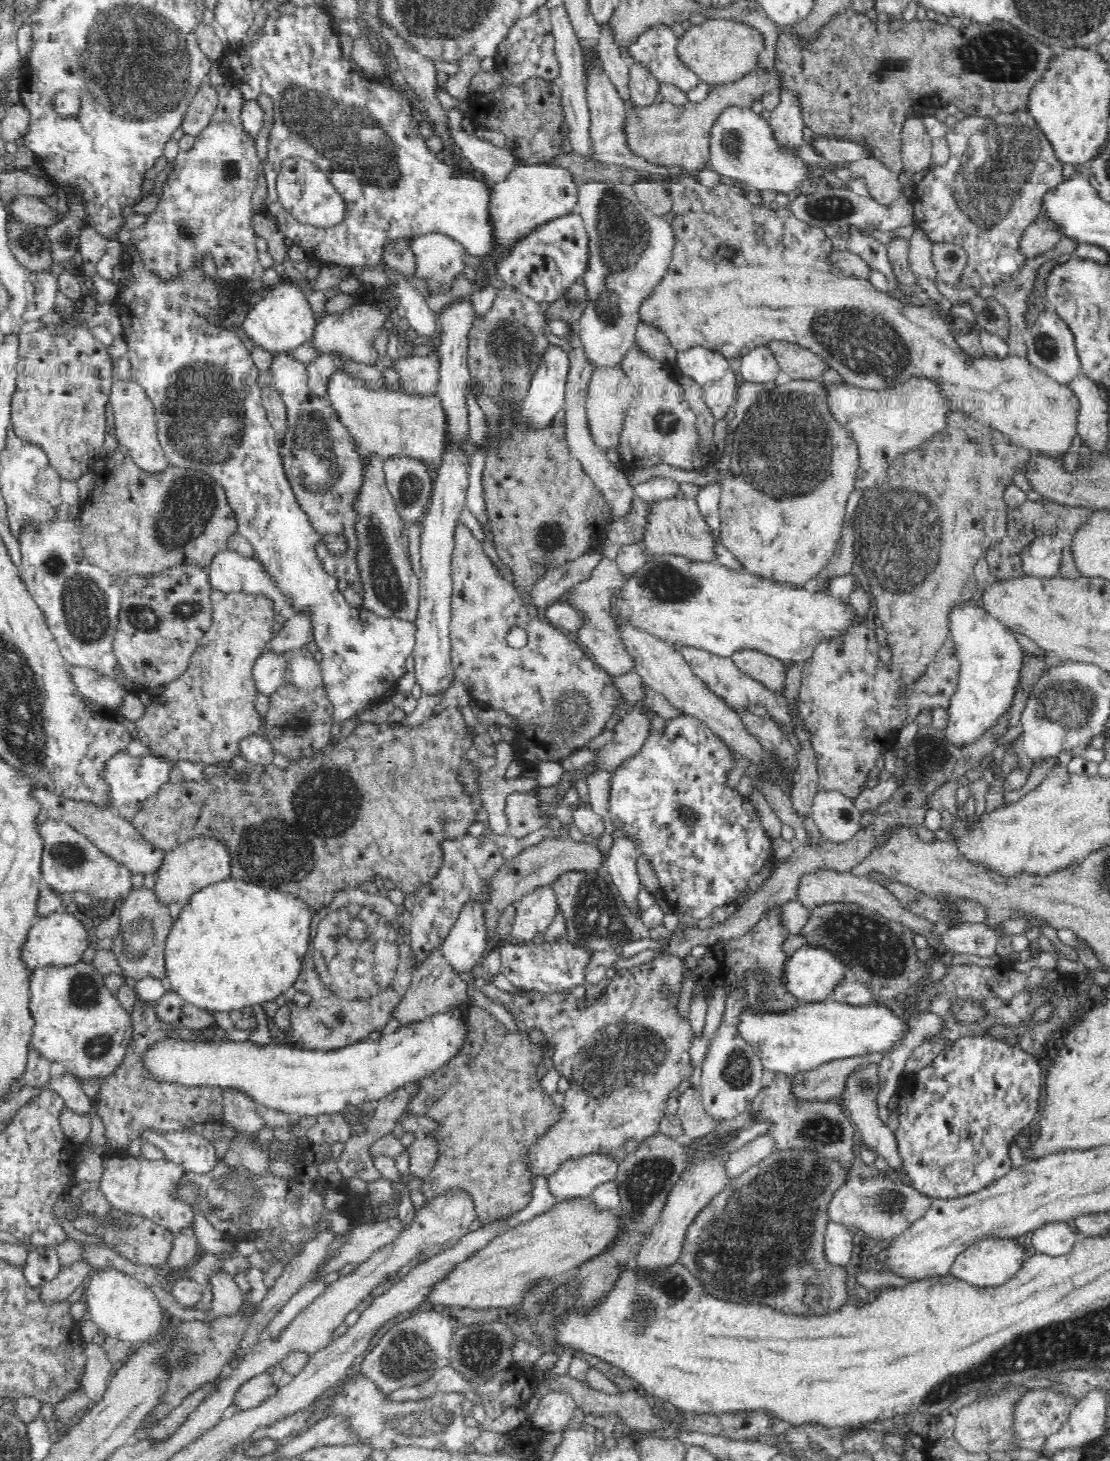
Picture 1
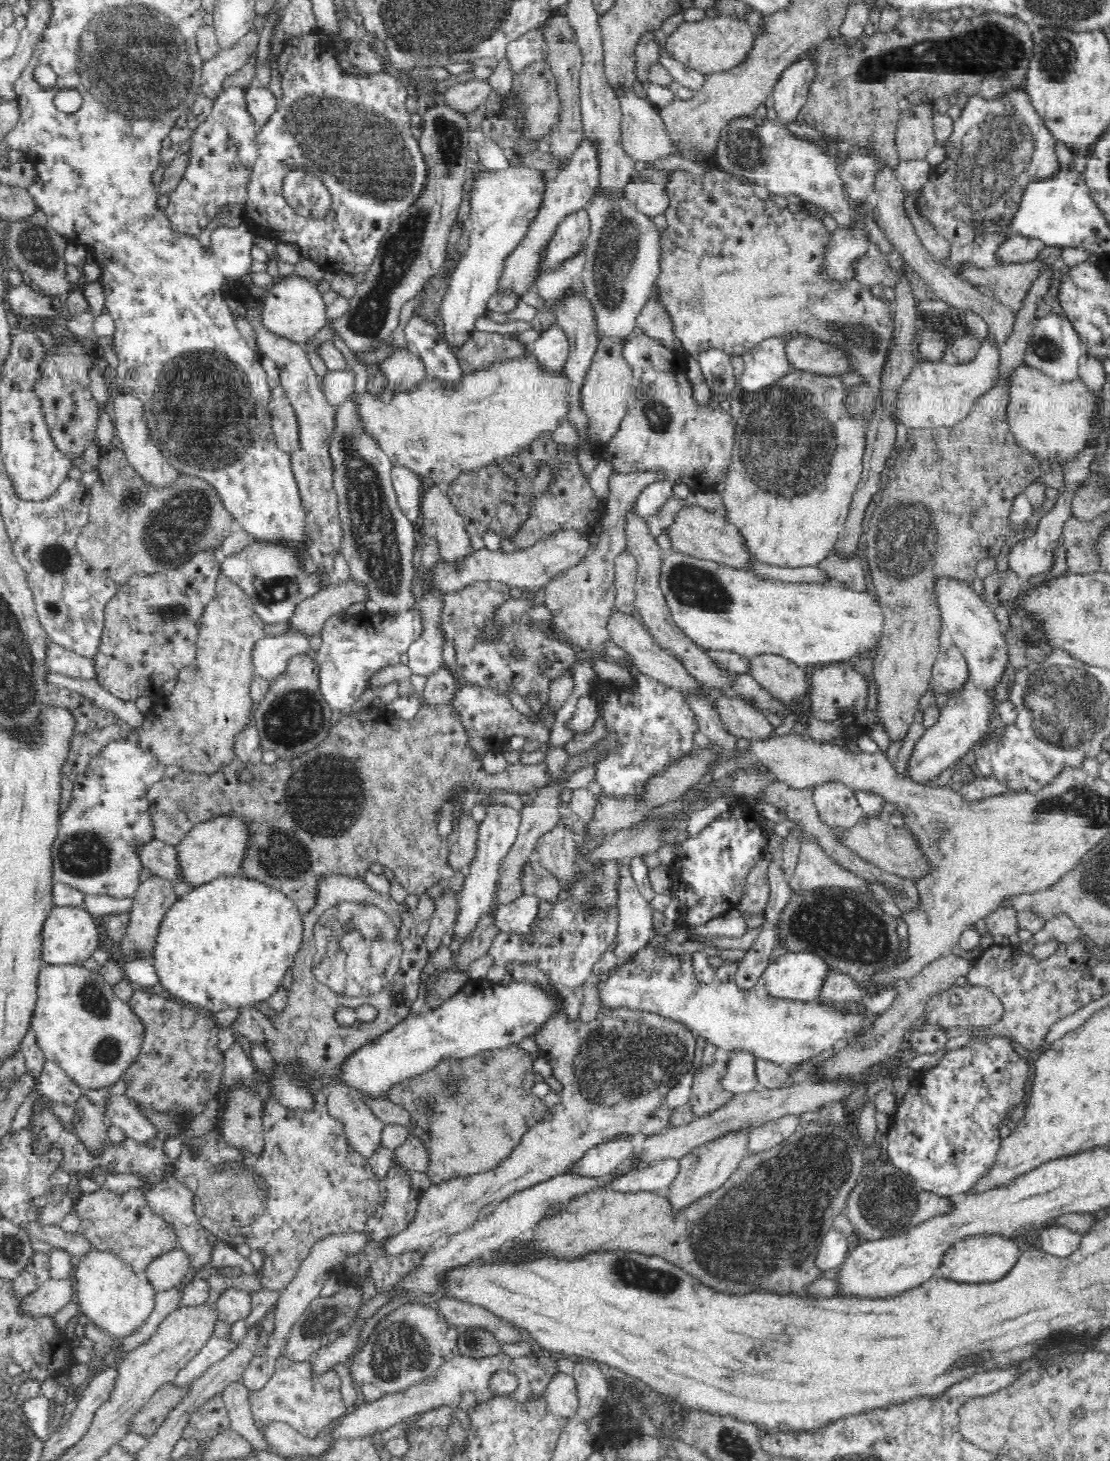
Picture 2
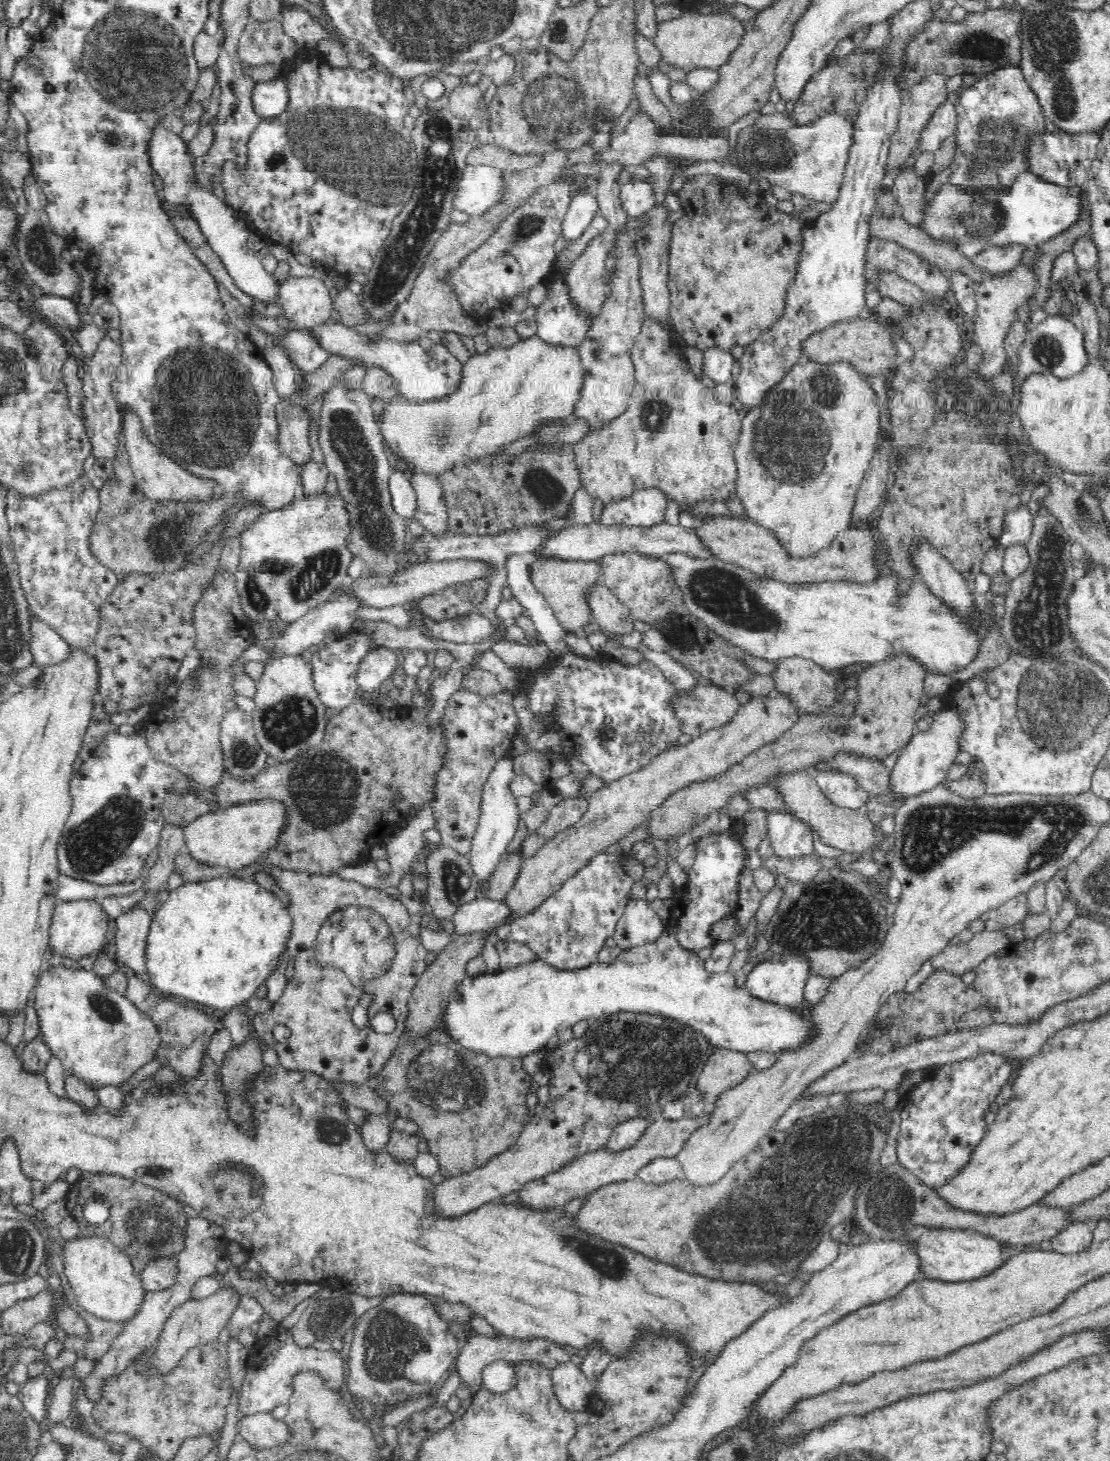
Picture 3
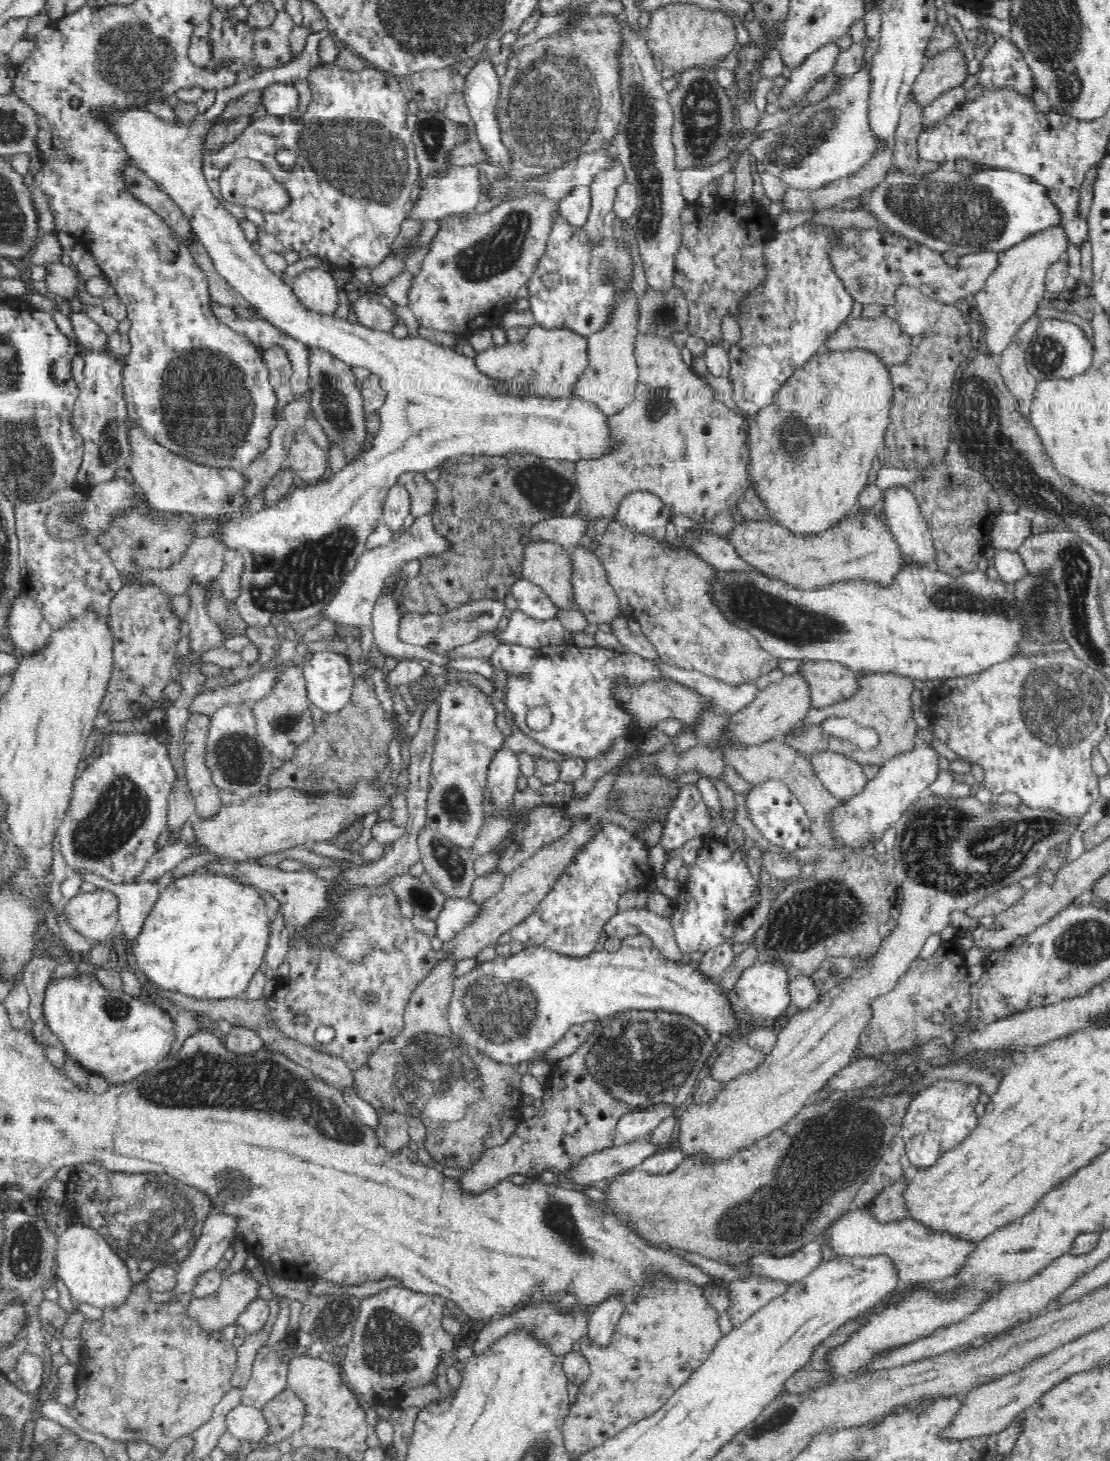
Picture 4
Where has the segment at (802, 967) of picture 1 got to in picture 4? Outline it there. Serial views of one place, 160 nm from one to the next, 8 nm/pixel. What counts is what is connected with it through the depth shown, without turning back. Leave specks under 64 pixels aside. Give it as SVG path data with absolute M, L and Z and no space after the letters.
M769 961L751 964L736 981L736 994L744 1004L747 1017L758 1023L775 1022L778 1017L792 1010L790 995L788 995L788 969L784 965L774 965Z

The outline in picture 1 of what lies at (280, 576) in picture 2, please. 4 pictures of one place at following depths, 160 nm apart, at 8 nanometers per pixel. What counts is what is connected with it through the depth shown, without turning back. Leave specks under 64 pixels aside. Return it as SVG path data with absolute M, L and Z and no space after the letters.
M220 551L210 563L207 570L212 588L222 590L222 592L246 592L265 596L271 602L271 612L276 618L280 618L286 608L293 608L292 597L278 587L275 579L267 572L265 565L256 555L244 556L236 551Z

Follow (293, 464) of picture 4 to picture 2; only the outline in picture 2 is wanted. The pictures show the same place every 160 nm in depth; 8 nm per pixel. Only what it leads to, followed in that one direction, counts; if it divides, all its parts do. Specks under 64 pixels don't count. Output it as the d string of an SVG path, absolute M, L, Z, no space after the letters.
M281 384L271 390L271 401L267 407L270 411L271 429L278 449L288 455L301 450L296 412L294 412L294 407L288 399L286 389Z

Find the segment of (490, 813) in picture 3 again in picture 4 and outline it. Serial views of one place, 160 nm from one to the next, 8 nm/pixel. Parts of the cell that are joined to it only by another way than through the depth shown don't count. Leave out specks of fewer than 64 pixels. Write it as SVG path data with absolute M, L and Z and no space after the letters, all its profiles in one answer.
M500 745L491 758L487 772L487 786L492 791L494 803L505 807L516 793L520 774L518 755L508 745Z

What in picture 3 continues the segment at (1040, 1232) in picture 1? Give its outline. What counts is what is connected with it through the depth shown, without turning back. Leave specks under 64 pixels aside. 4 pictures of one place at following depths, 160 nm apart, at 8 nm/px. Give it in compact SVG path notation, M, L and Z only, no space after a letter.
M1074 1222L1048 1241L1052 1242L1052 1250L1062 1254L1074 1254L1084 1252L1092 1244L1093 1238L1093 1225Z

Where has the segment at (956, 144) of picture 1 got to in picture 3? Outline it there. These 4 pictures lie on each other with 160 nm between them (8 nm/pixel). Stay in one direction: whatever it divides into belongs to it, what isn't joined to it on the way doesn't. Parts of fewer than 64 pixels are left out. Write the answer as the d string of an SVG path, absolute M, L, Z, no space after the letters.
M1004 61L990 72L977 77L974 84L960 94L955 107L955 156L946 169L929 177L925 200L930 200L946 181L970 191L990 185L1007 187L1013 181L1013 176L1026 168L1021 154L1025 140L1032 133L1045 128L1046 118L1039 99L1024 78L1018 61Z

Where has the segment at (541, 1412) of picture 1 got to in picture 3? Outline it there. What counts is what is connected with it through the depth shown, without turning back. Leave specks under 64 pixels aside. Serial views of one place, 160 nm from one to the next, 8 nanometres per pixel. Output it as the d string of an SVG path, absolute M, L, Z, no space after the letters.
M569 1360L561 1361L551 1369L551 1376L562 1405L570 1412L584 1412L590 1396L593 1396L594 1383L582 1367Z

